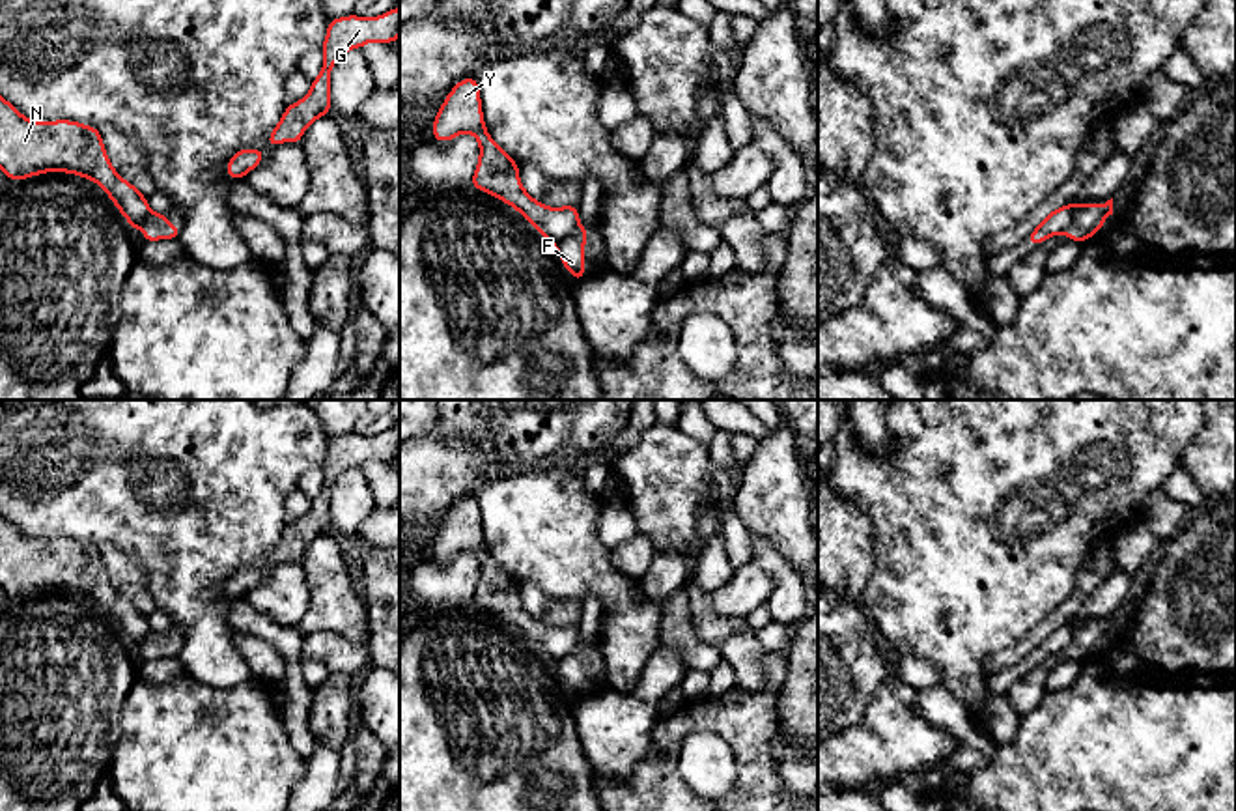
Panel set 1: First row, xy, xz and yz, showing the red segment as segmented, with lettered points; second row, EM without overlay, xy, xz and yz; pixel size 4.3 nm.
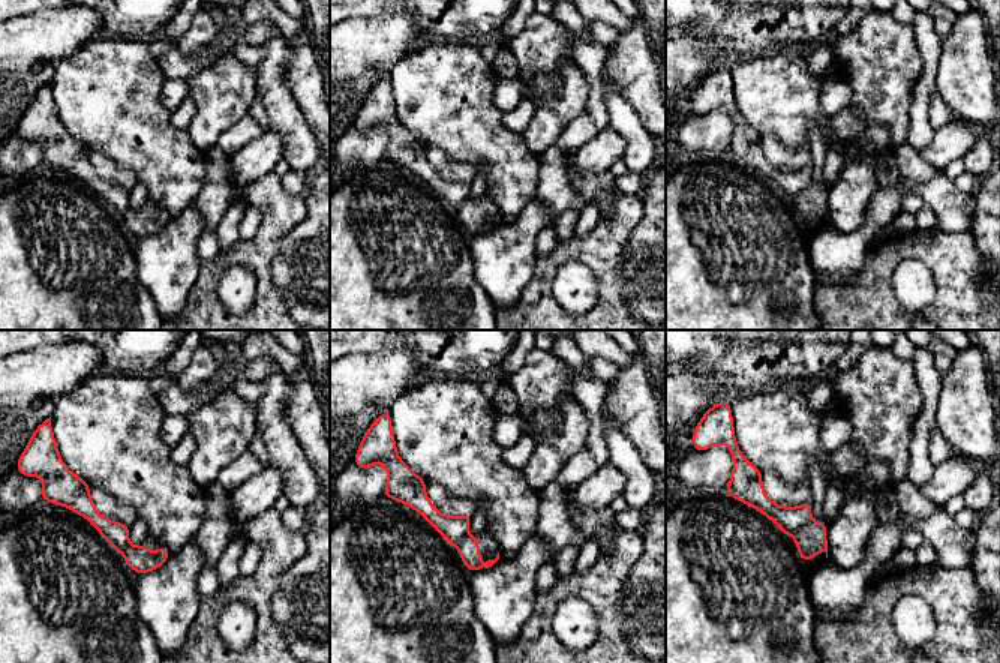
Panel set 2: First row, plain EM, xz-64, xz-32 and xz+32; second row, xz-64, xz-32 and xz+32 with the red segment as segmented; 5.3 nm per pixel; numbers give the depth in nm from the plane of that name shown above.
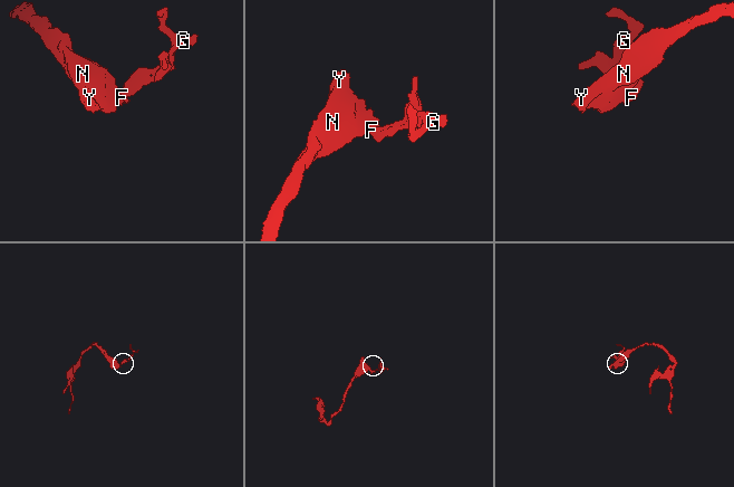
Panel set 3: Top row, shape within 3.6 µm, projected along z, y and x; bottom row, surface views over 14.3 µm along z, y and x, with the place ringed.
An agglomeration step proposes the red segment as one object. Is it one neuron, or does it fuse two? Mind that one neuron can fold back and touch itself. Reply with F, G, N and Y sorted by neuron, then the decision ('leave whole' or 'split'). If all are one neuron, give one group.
F G / N Y | split

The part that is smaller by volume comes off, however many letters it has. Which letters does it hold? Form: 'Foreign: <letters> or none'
Foreign: F, G

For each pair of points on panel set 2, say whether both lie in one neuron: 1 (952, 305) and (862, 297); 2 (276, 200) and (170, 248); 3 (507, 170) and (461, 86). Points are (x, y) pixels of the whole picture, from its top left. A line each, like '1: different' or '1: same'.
1: same
2: different
3: same

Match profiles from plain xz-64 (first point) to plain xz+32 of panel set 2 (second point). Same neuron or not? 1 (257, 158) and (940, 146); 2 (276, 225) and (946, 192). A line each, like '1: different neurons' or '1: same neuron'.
1: same neuron
2: different neurons

